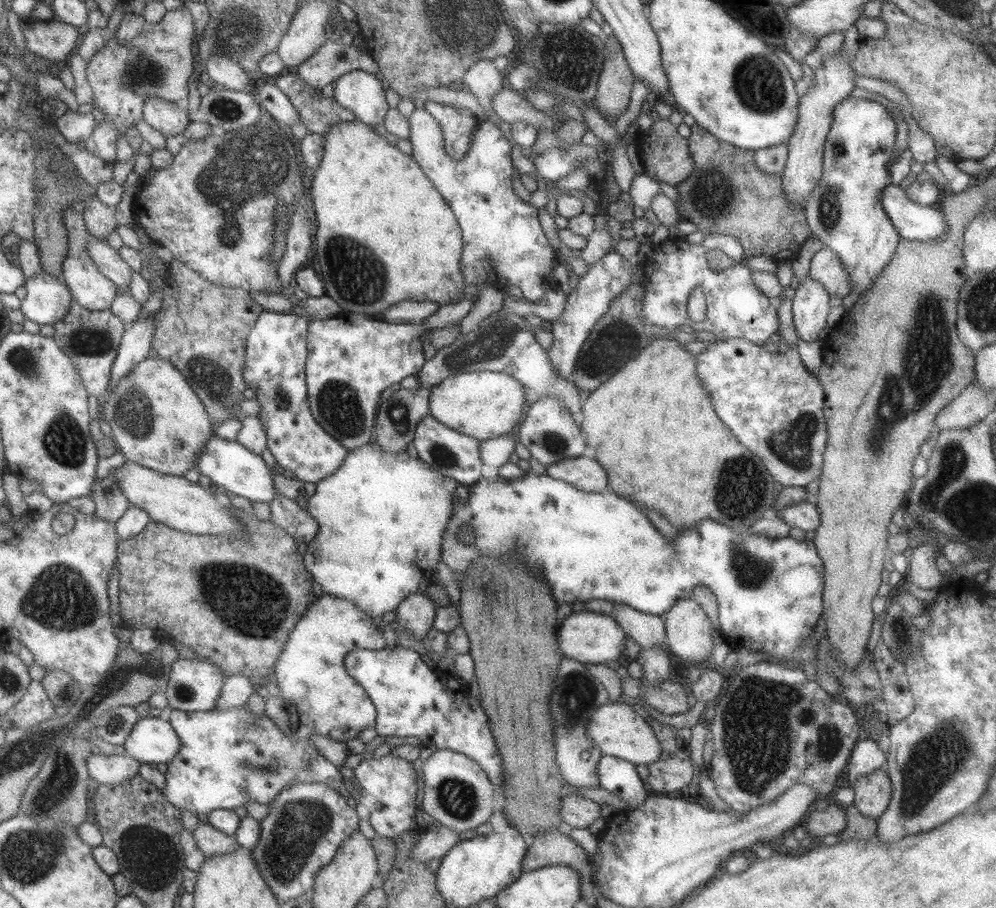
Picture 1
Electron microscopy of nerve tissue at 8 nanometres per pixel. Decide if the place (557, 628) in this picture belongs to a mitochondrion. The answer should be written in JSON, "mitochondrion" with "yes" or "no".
{"mitochondrion":"no"}

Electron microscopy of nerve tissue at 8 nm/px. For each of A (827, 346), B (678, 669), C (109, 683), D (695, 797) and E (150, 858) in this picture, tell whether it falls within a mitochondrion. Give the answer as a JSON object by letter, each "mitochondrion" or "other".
{"A":"other","B":"other","C":"mitochondrion","D":"other","E":"mitochondrion"}

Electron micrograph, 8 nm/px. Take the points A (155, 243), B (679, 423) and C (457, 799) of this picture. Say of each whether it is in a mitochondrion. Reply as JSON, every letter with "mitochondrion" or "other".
{"A":"other","B":"other","C":"mitochondrion"}

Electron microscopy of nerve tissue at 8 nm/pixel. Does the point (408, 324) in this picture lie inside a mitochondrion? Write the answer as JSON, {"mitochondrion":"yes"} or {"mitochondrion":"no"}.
{"mitochondrion":"no"}

